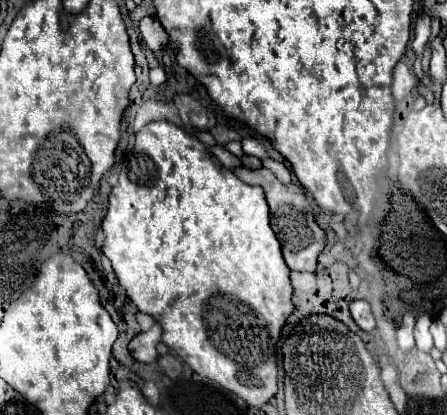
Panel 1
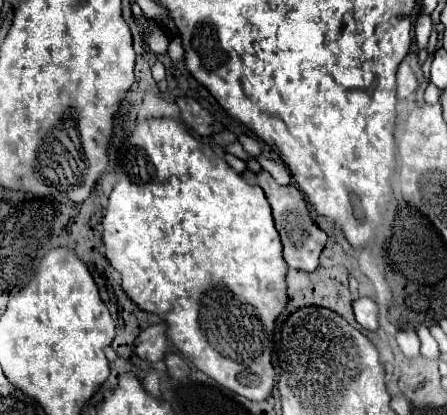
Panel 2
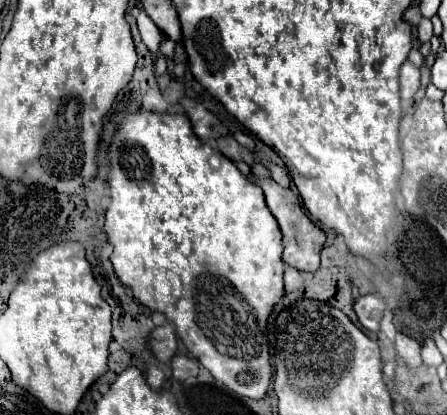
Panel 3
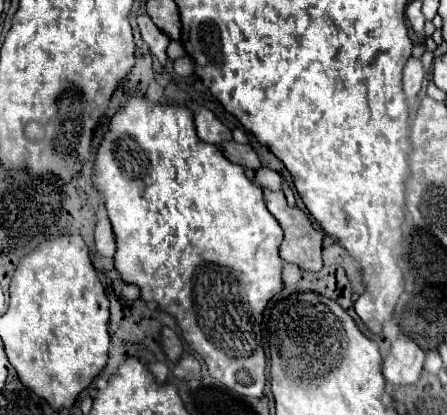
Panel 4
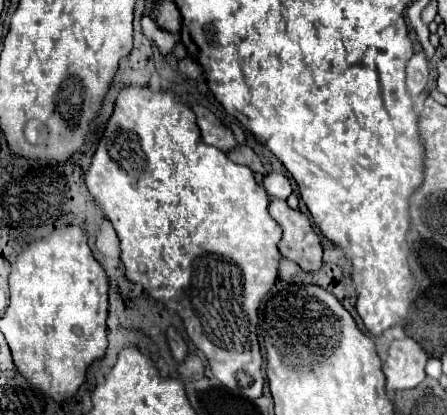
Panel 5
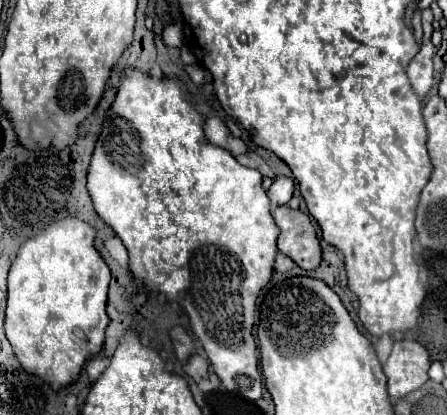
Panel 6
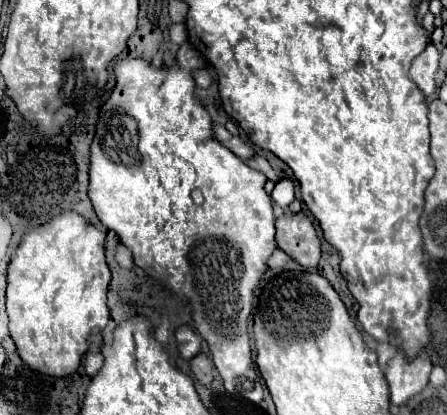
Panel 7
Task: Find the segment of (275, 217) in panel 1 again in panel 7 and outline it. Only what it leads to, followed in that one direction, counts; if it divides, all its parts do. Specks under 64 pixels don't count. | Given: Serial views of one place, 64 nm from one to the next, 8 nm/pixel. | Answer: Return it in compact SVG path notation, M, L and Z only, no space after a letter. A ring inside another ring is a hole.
M284 214L276 220L276 242L298 264L314 268L320 260L320 238L304 214Z

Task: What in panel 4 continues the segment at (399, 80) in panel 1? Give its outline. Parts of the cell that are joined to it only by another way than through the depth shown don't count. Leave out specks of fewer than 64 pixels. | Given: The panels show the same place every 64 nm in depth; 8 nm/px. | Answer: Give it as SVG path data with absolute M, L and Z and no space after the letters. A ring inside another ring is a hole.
M410 58L404 66L404 94L408 98L414 98L418 96L420 88L422 88L422 82L424 82L424 66L420 62L420 58Z

